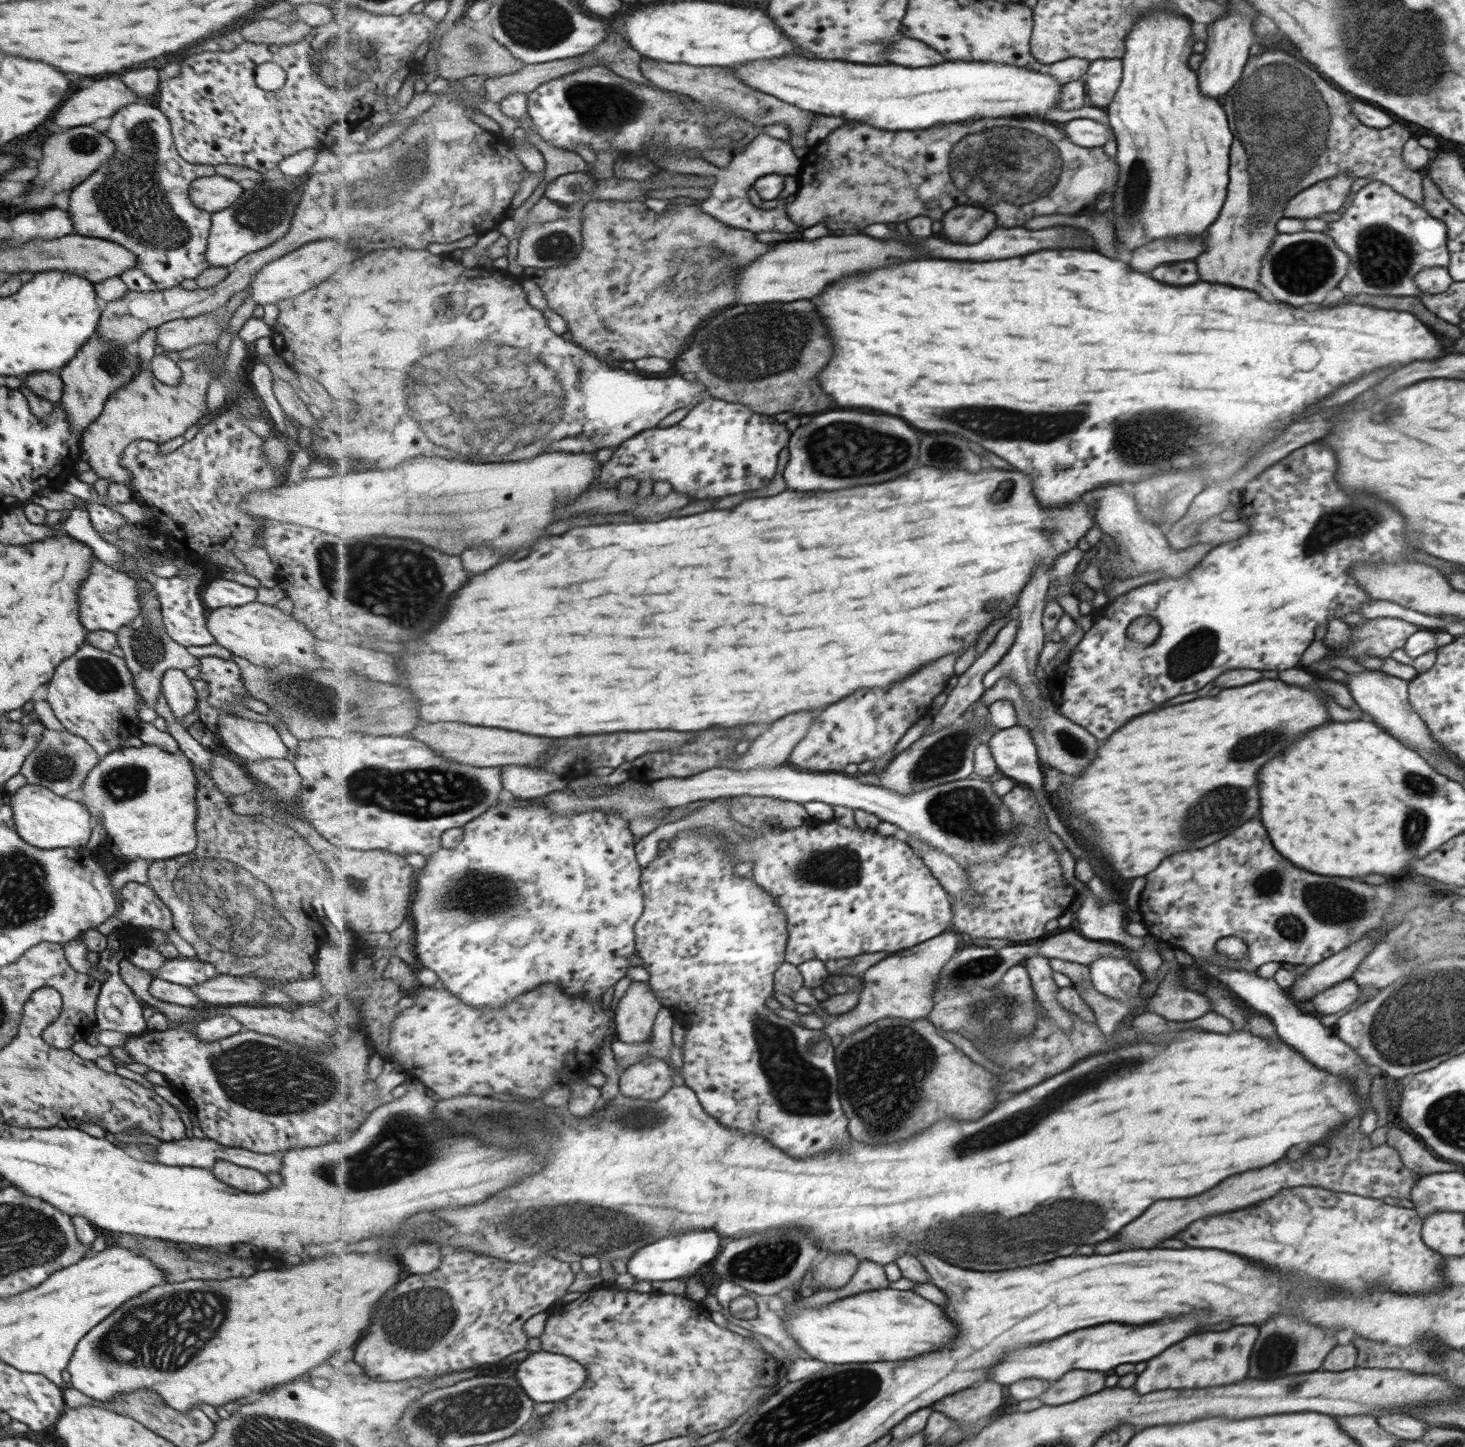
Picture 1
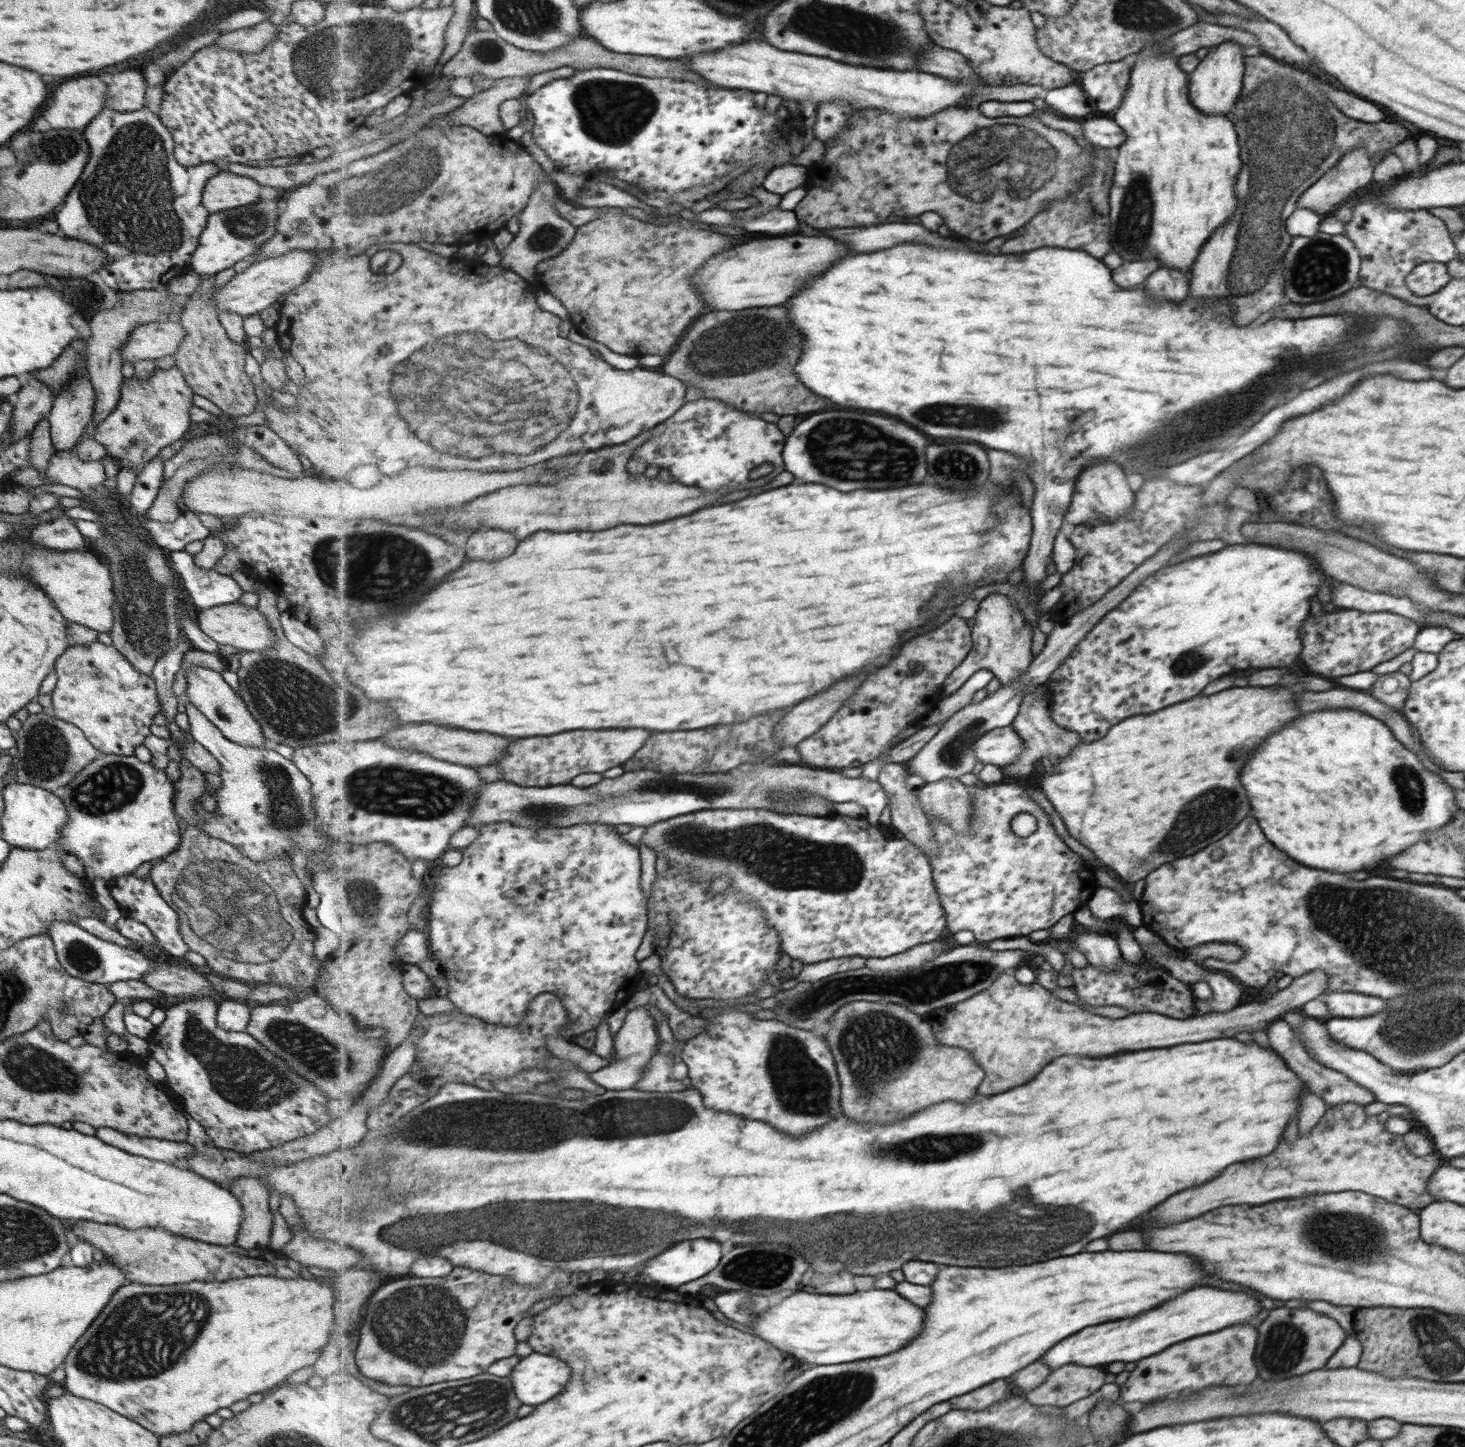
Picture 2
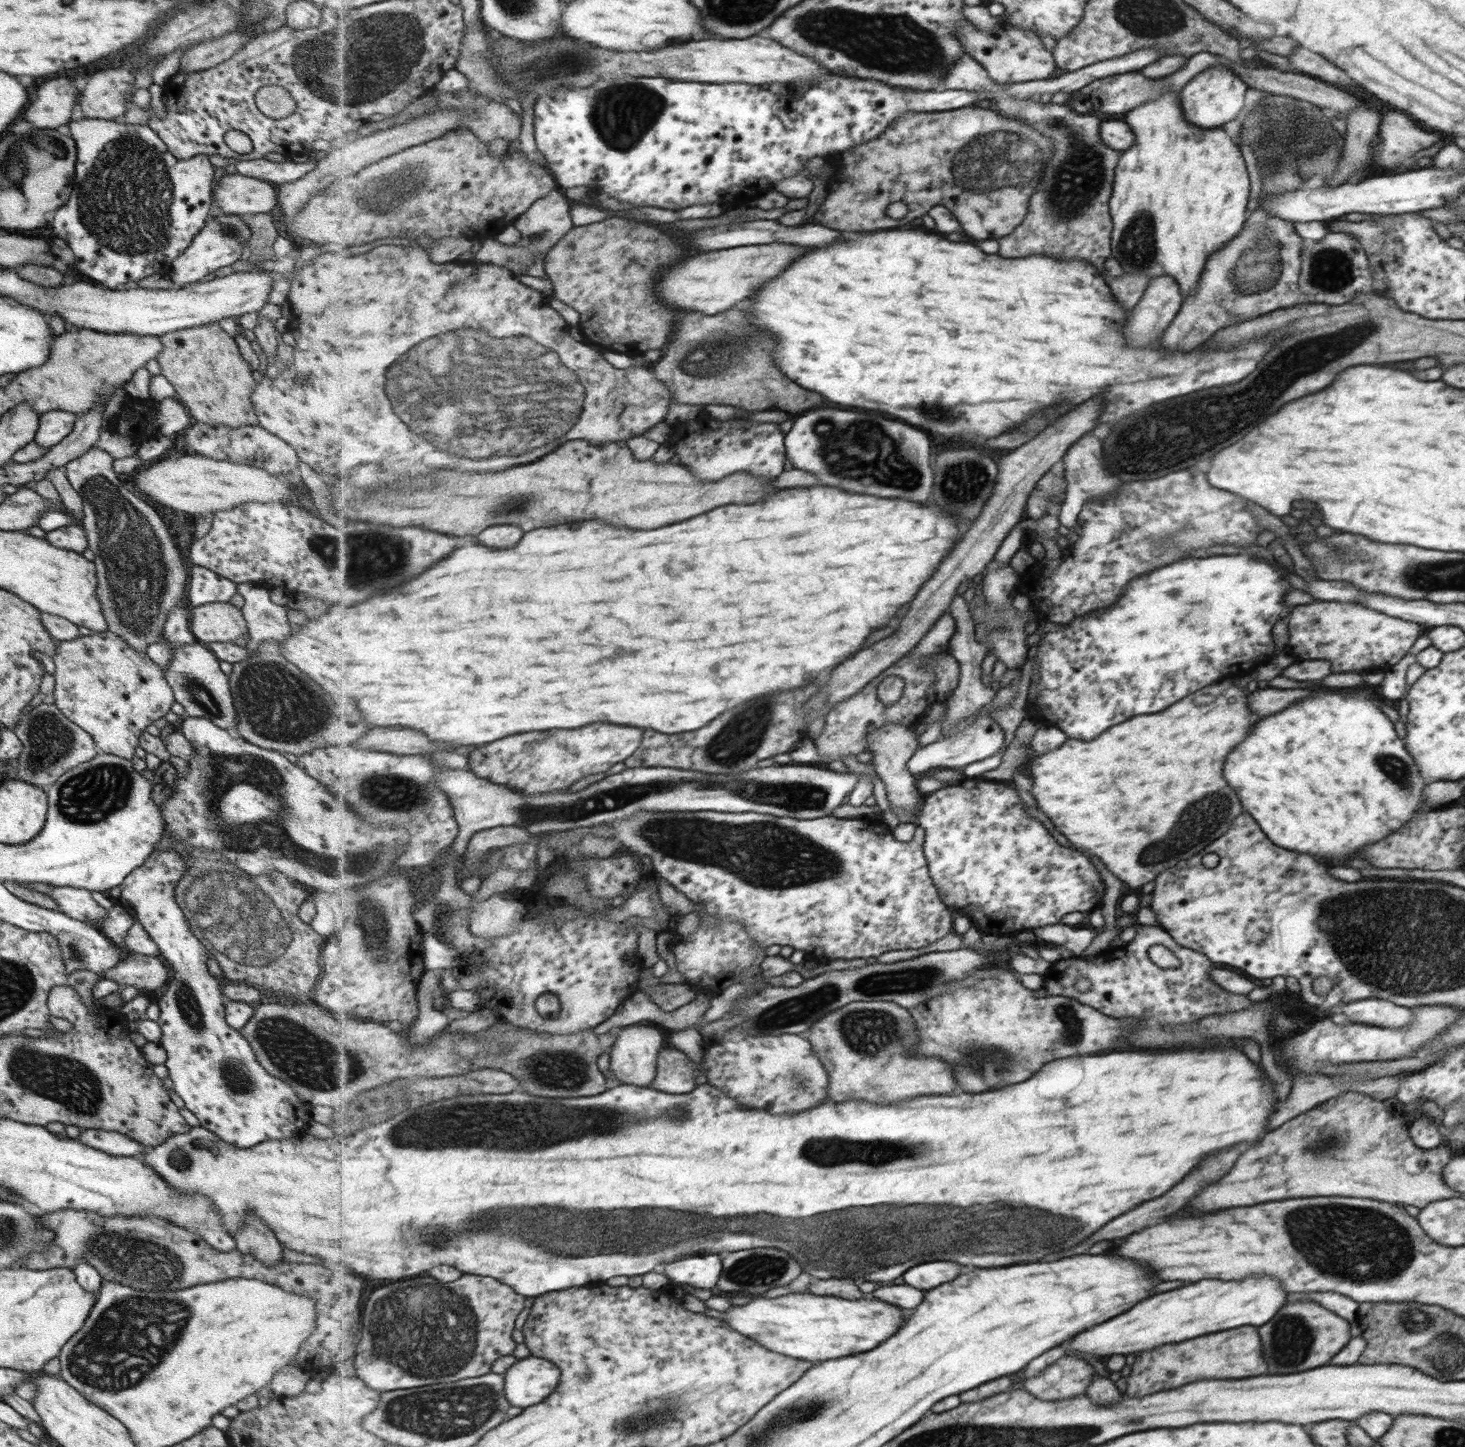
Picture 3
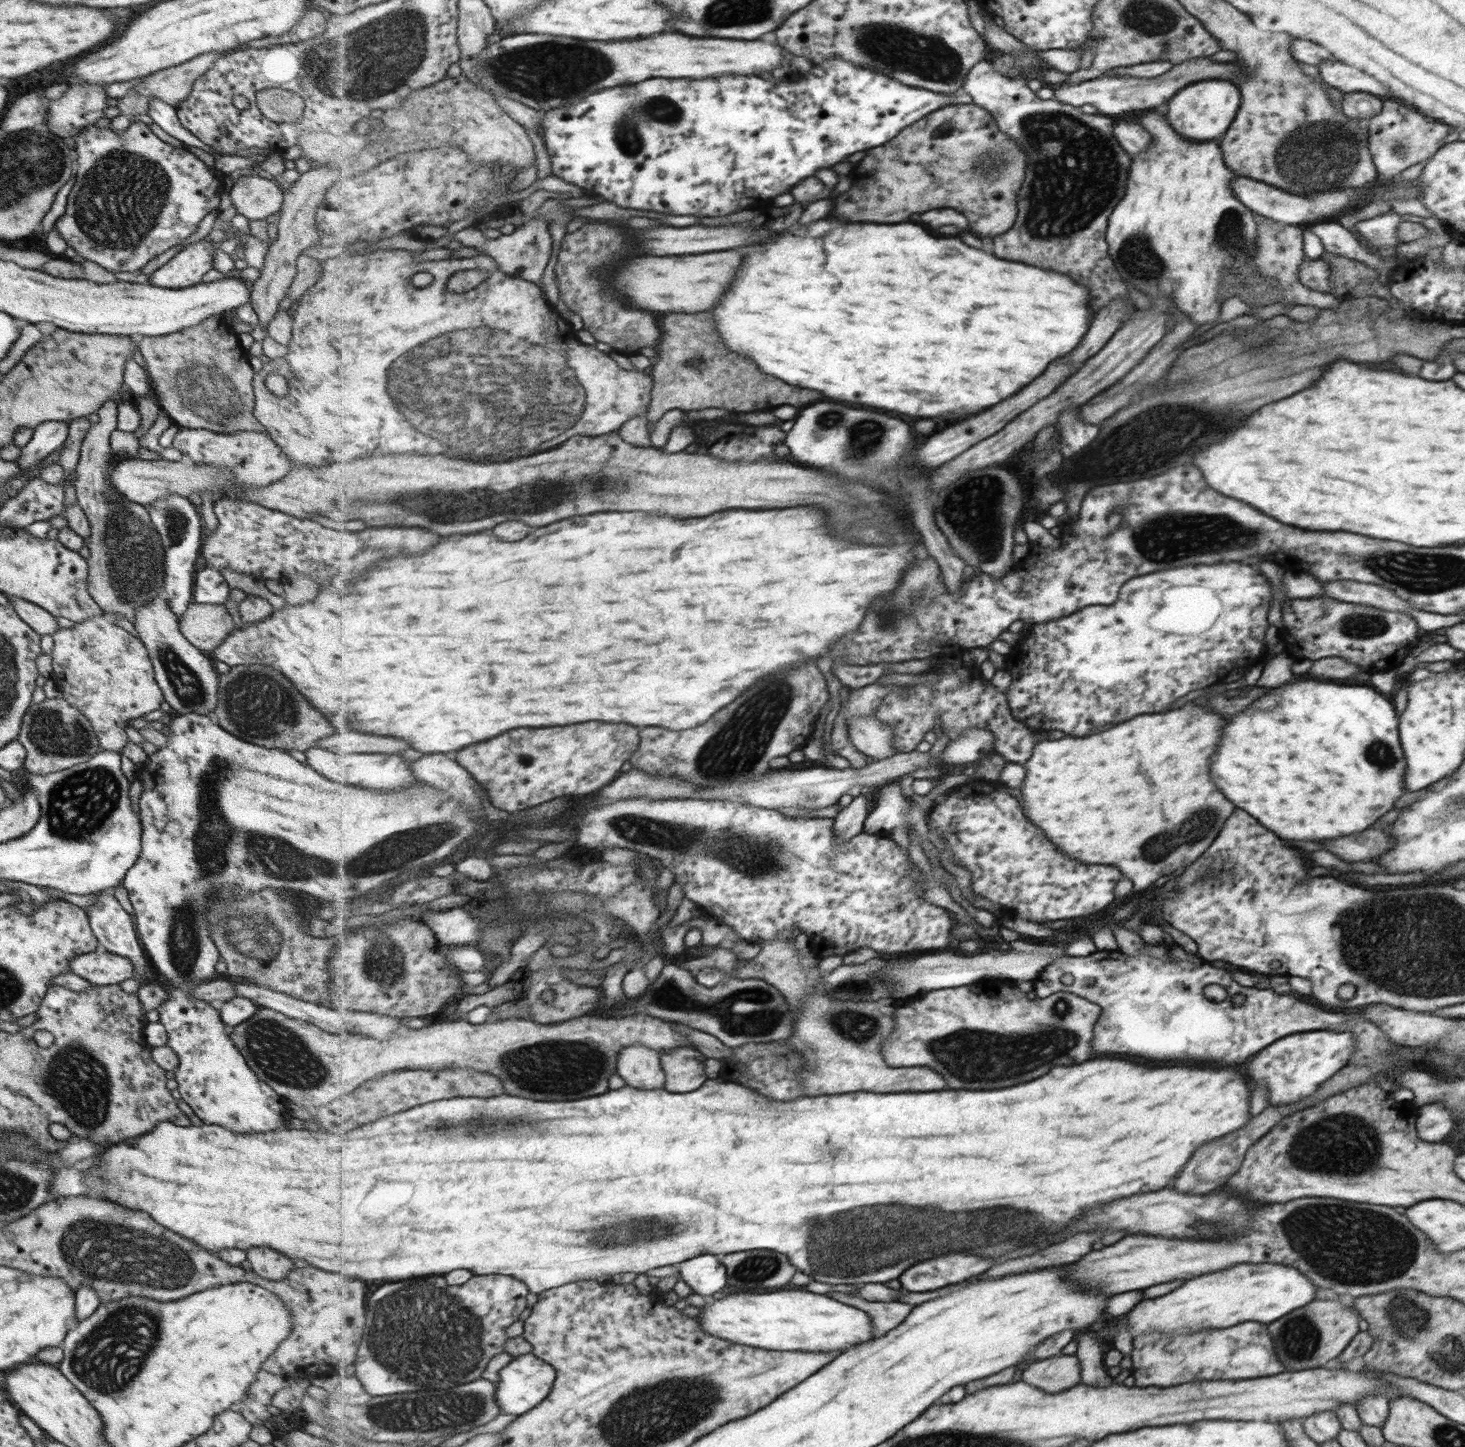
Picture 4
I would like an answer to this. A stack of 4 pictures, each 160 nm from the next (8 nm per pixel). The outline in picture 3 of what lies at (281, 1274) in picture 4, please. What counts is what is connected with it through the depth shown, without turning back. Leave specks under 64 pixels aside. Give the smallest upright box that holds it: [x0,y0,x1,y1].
[235,1212,282,1267]

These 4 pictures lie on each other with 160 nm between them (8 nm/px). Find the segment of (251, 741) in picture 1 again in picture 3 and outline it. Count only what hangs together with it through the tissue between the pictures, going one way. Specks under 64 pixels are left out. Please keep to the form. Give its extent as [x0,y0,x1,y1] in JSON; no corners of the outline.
[164,645,237,730]

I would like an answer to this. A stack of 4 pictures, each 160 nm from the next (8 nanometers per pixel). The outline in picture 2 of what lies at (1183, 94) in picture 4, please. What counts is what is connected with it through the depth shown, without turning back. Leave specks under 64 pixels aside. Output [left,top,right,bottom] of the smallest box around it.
[1189,41,1245,115]

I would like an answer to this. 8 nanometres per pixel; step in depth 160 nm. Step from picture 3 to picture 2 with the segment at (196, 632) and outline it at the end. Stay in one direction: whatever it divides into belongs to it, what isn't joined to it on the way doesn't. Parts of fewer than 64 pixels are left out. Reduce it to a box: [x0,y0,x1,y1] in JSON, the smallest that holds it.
[197,602,276,652]

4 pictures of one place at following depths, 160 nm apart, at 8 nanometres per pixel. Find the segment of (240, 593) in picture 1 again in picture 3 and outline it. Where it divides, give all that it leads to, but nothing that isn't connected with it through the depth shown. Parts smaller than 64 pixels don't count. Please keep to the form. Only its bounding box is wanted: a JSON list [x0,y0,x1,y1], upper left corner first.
[188,565,237,607]

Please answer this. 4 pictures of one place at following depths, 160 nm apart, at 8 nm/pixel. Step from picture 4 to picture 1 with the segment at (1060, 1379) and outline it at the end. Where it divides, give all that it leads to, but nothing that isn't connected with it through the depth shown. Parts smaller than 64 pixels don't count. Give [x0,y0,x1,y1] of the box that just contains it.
[1040,1370,1105,1406]

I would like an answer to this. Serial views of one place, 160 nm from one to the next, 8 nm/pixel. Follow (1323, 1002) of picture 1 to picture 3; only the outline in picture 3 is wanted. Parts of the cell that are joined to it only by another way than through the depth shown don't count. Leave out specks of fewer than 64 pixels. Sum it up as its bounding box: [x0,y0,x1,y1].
[1338,999,1416,1028]

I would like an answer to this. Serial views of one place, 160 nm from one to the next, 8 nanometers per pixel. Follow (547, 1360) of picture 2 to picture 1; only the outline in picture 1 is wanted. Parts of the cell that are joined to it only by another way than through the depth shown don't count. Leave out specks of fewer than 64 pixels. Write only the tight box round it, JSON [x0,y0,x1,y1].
[516,1351,591,1402]

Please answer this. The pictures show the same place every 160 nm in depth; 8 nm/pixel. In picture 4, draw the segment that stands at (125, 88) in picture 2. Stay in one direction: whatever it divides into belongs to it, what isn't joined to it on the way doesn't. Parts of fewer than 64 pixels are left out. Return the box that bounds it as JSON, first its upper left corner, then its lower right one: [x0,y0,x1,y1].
[47,83,109,138]

